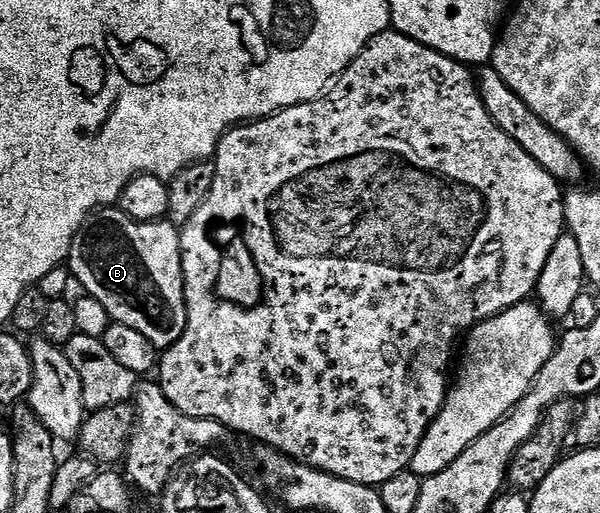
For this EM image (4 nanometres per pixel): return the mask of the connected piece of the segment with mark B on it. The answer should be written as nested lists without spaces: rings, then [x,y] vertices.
[[[112,206],[91,213],[71,240],[69,267],[82,291],[97,298],[114,323],[133,326],[160,350],[174,346],[187,329],[179,233],[166,218],[137,222]]]

